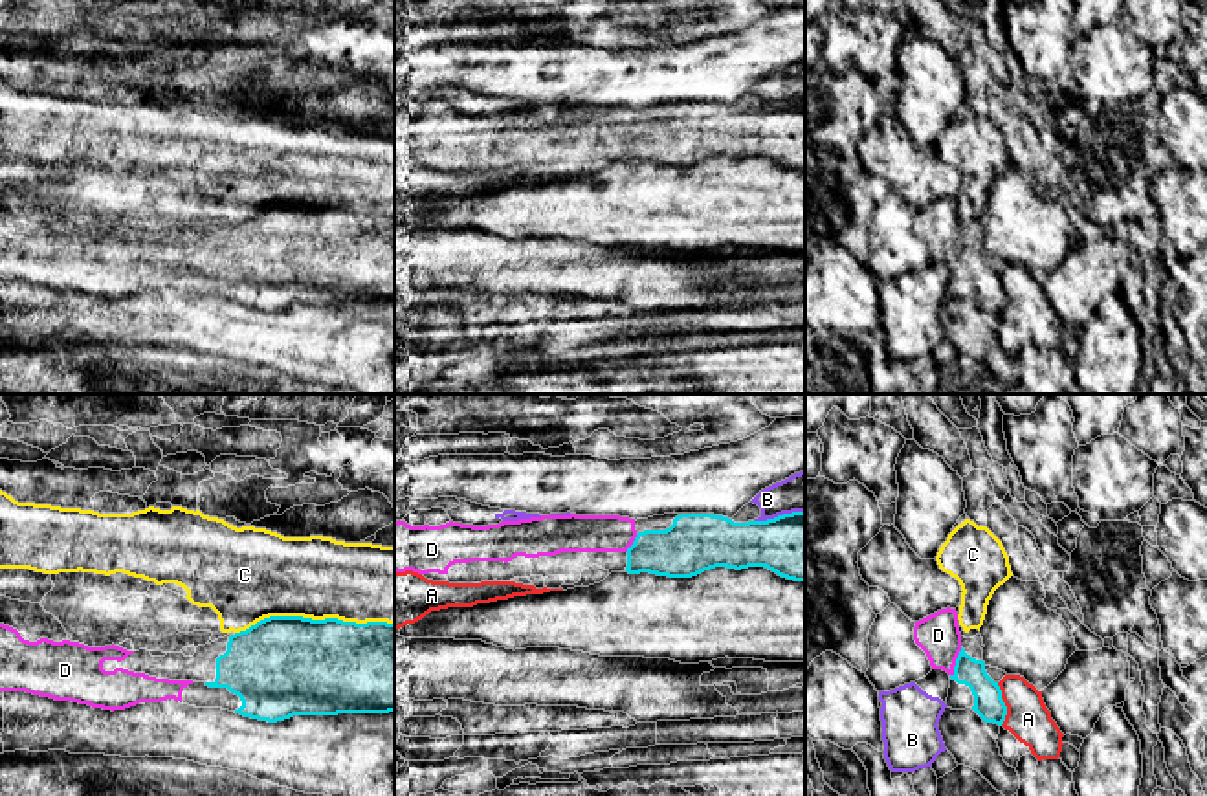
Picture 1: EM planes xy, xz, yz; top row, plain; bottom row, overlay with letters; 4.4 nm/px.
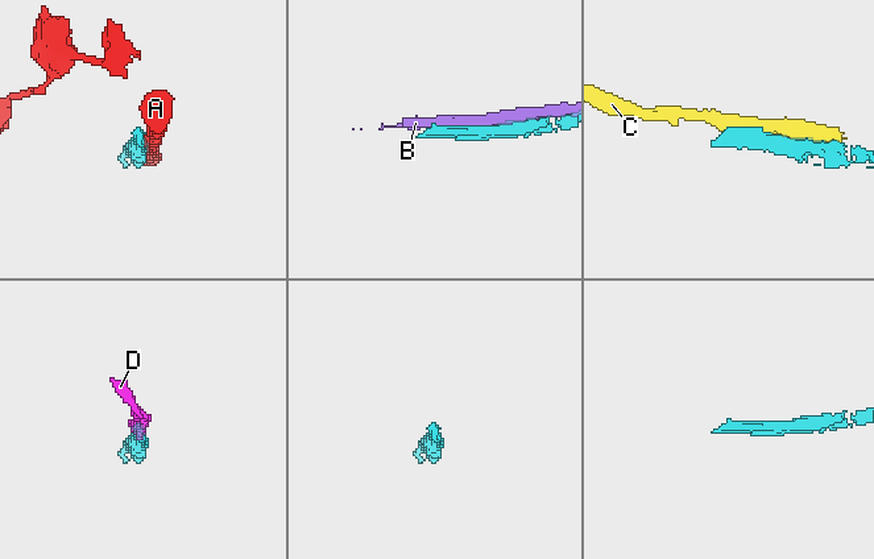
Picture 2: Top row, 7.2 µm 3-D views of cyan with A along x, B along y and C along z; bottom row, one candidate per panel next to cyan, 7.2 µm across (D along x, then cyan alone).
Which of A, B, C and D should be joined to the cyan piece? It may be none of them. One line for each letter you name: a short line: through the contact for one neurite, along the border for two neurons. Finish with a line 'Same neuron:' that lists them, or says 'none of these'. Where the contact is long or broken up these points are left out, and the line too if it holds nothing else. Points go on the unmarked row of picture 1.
D: Line: yz (989, 294), (987, 283), (956, 252), (943, 239), (938, 224)
Same neuron: D

